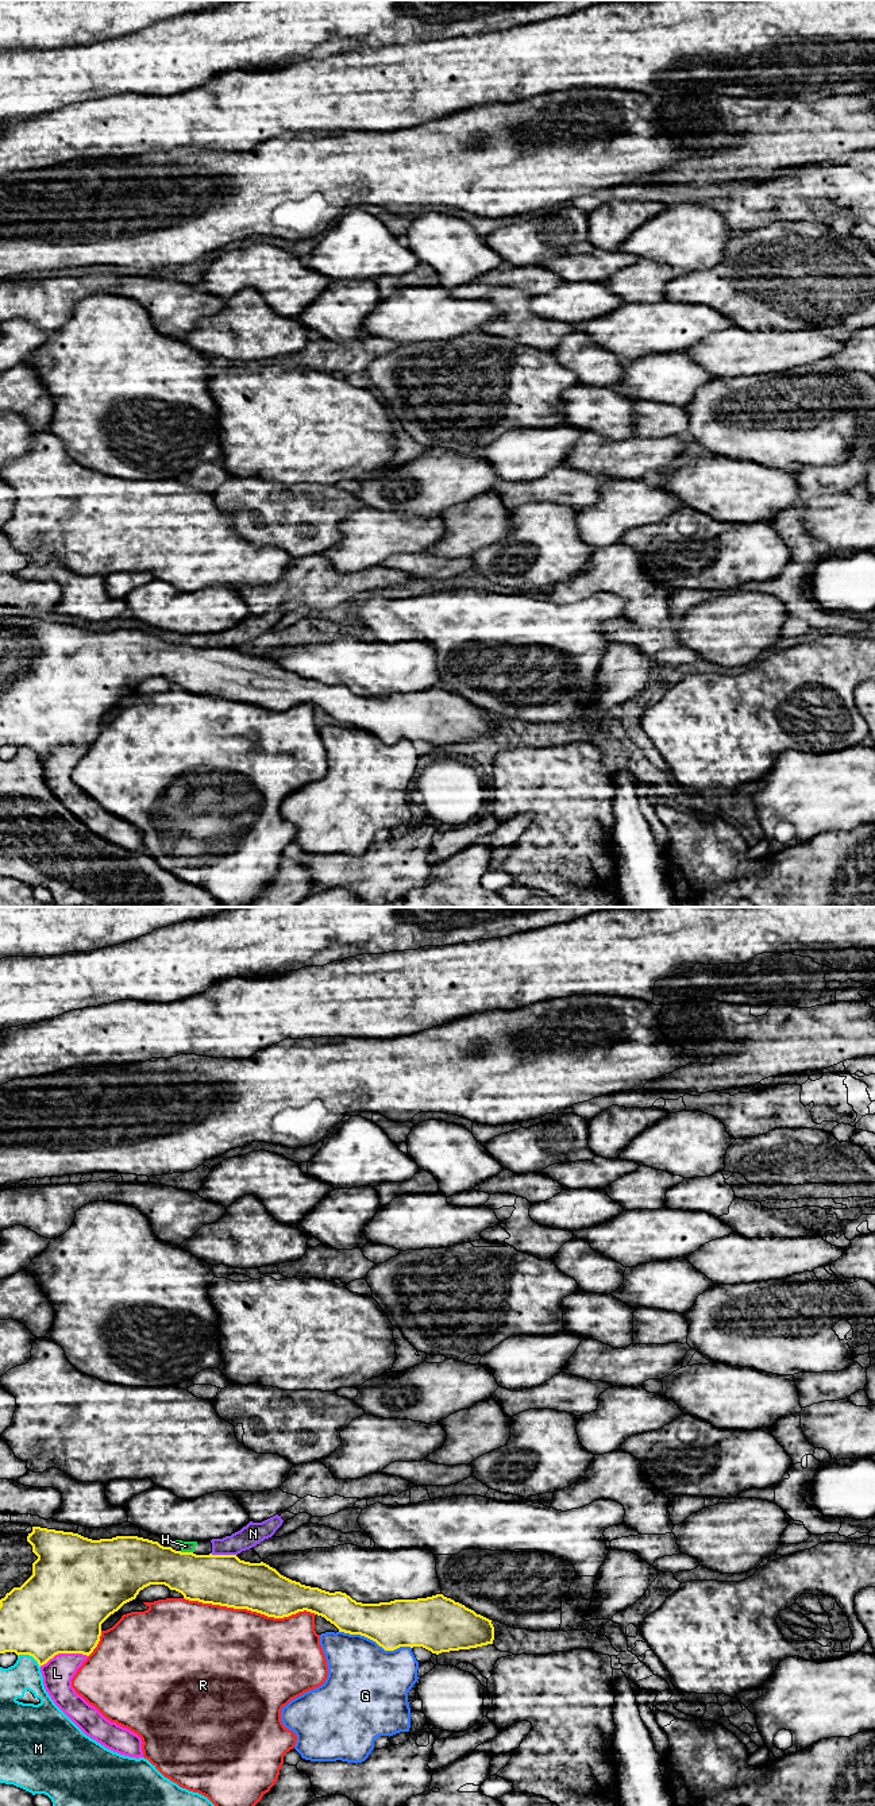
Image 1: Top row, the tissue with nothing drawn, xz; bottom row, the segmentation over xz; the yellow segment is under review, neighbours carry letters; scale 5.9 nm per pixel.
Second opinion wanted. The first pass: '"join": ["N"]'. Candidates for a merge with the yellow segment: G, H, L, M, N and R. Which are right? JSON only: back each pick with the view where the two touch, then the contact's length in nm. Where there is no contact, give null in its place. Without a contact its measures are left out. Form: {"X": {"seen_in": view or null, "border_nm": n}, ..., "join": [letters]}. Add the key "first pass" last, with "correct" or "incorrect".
{"join": [], "first pass": "incorrect"}

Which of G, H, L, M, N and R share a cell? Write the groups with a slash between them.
G / H N / L / M / R

